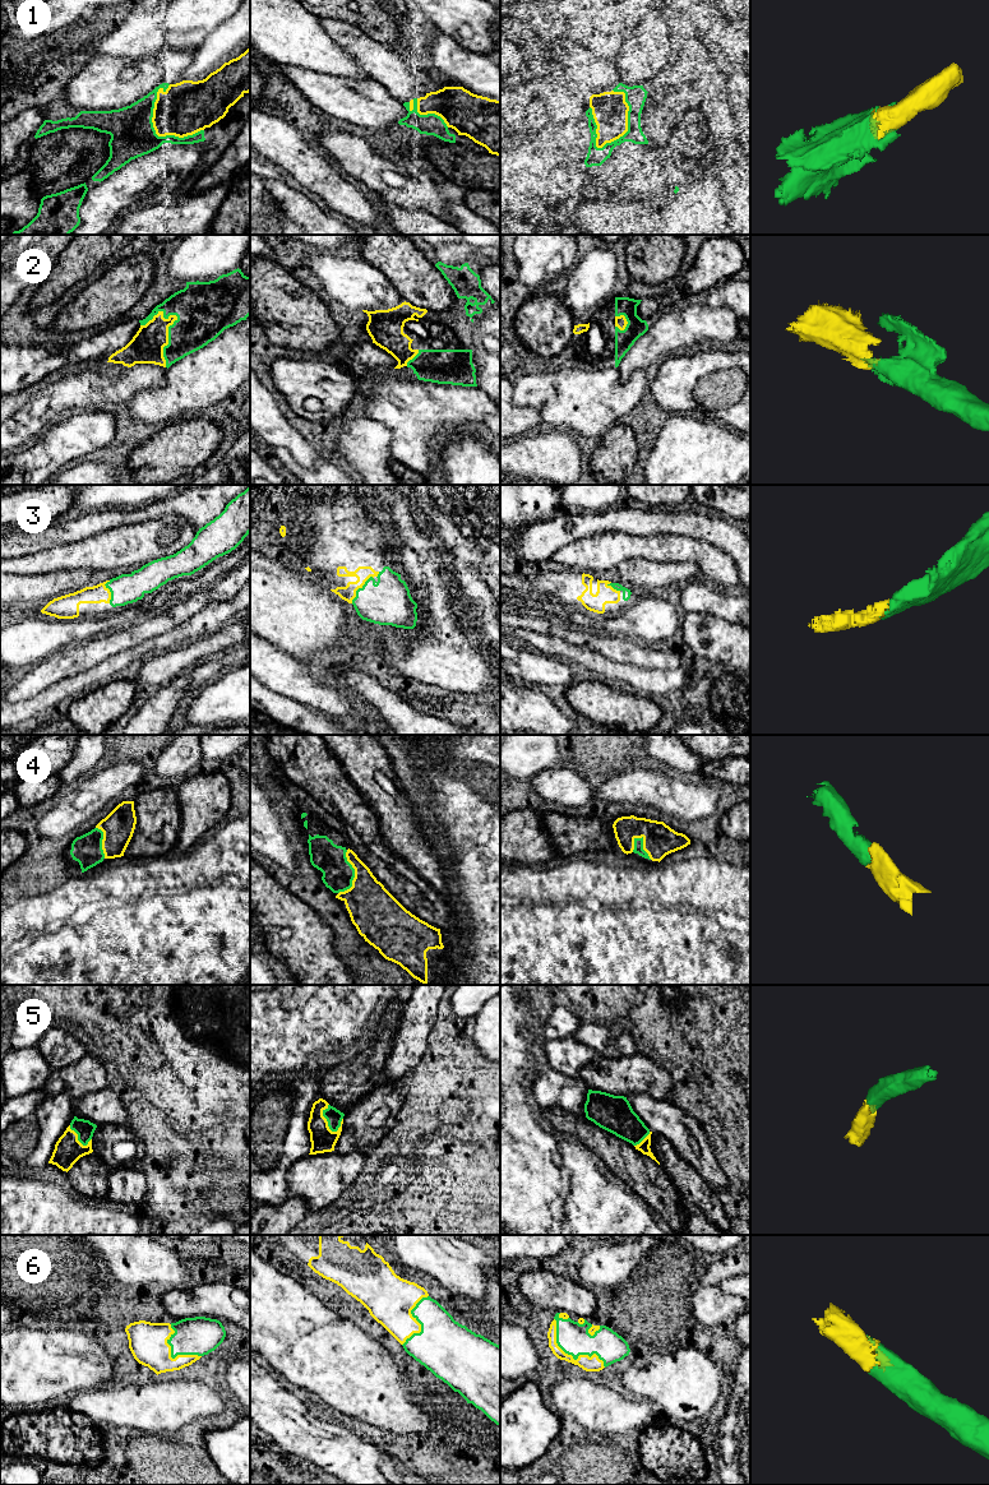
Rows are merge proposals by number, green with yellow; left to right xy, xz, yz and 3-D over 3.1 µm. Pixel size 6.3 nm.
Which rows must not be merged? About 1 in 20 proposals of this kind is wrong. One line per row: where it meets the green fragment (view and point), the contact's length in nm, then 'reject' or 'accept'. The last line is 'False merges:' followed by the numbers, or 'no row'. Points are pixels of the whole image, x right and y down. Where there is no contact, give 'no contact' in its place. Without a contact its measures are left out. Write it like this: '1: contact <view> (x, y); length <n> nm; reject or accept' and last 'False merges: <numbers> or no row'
1: contact yz (628, 125); length 400 nm; accept
2: contact xy (169, 332); length 360 nm; accept
3: contact xz (357, 590); length 220 nm; accept
4: contact xz (354, 874); length 280 nm; accept
5: contact xz (326, 1118); length 190 nm; accept
6: contact yz (569, 1354); length 440 nm; accept
False merges: no row

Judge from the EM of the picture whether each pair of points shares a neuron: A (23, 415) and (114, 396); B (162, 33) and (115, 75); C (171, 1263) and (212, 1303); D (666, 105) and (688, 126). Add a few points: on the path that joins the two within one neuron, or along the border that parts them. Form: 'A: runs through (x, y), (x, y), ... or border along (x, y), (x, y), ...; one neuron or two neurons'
A: runs through (46, 410), (50, 410), (63, 397), (91, 397); one neuron
B: border along (160, 50), (139, 60), (102, 55); two neurons
C: border along (184, 1286), (172, 1289); two neurons
D: border along (682, 115), (666, 144); two neurons

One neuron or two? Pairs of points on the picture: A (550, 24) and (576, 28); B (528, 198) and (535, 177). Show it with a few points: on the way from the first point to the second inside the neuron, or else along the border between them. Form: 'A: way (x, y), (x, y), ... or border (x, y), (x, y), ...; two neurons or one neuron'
A: border (558, 13), (564, 22), (564, 36); two neurons
B: way (528, 193), (530, 183); one neuron

